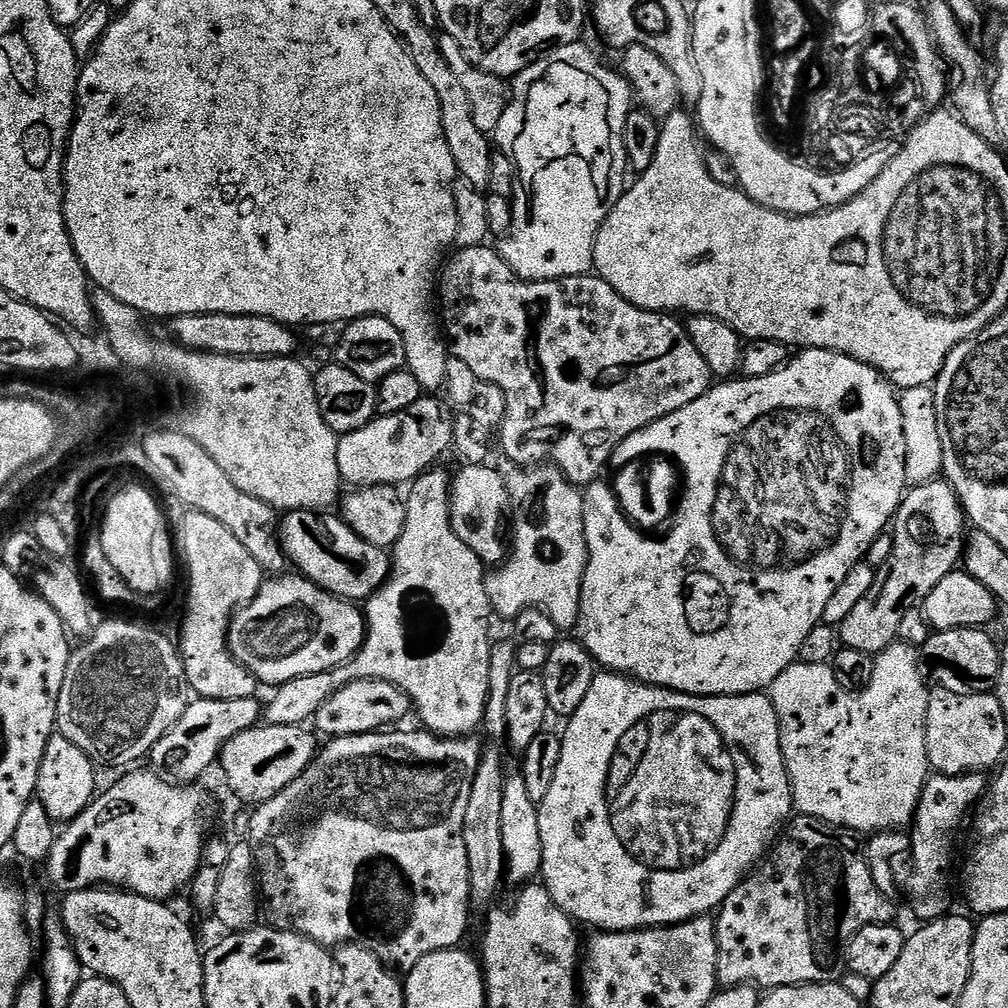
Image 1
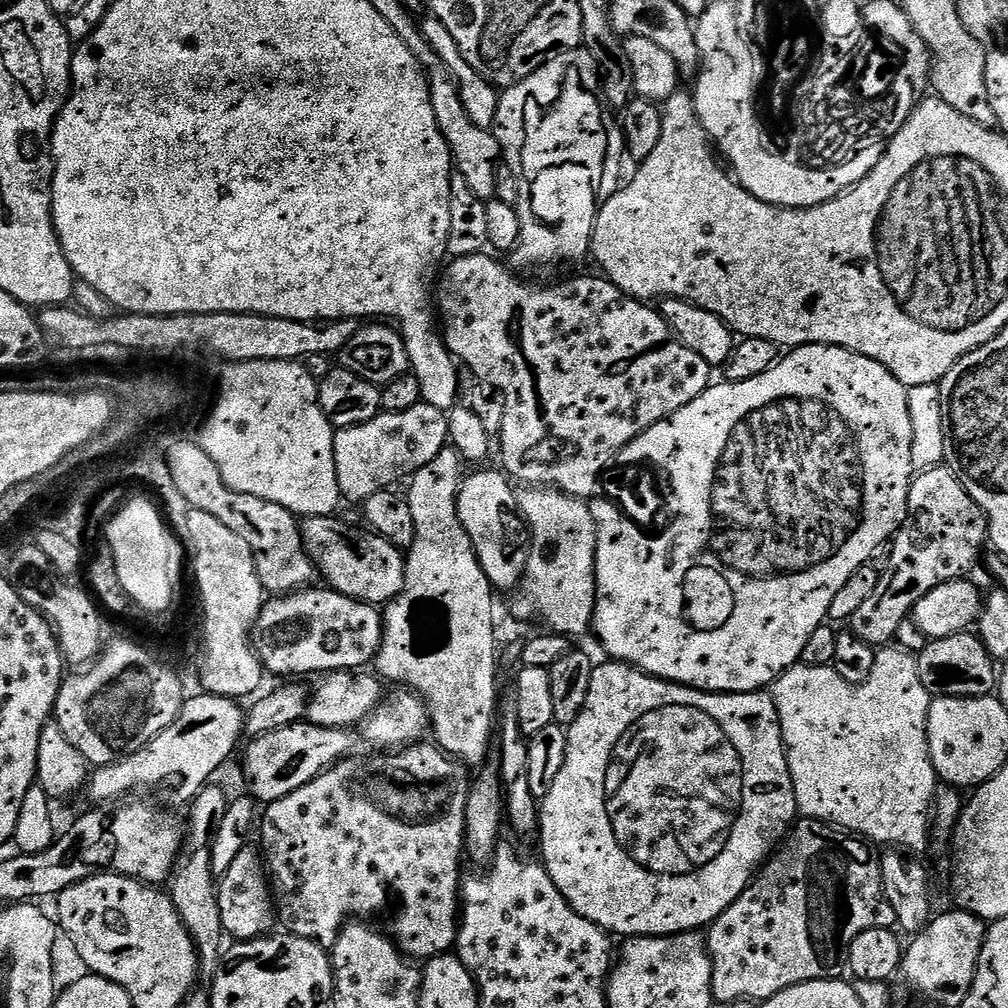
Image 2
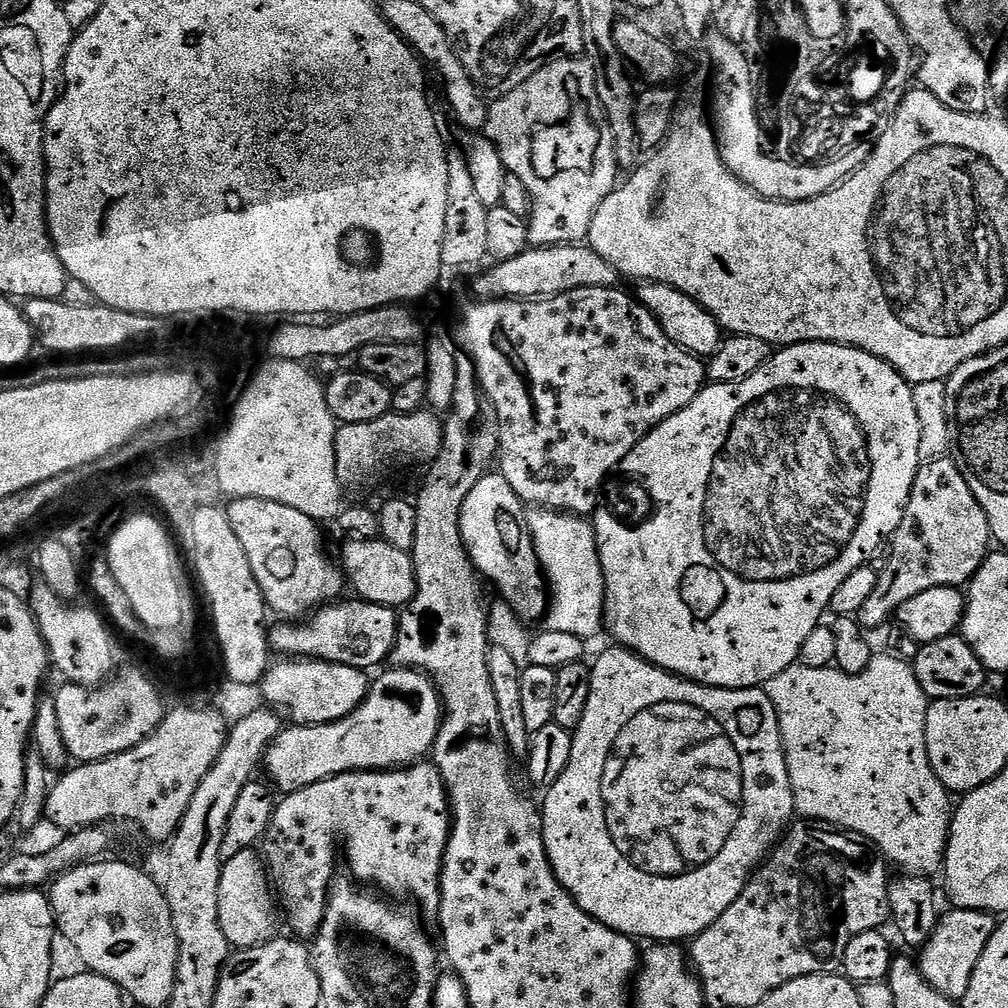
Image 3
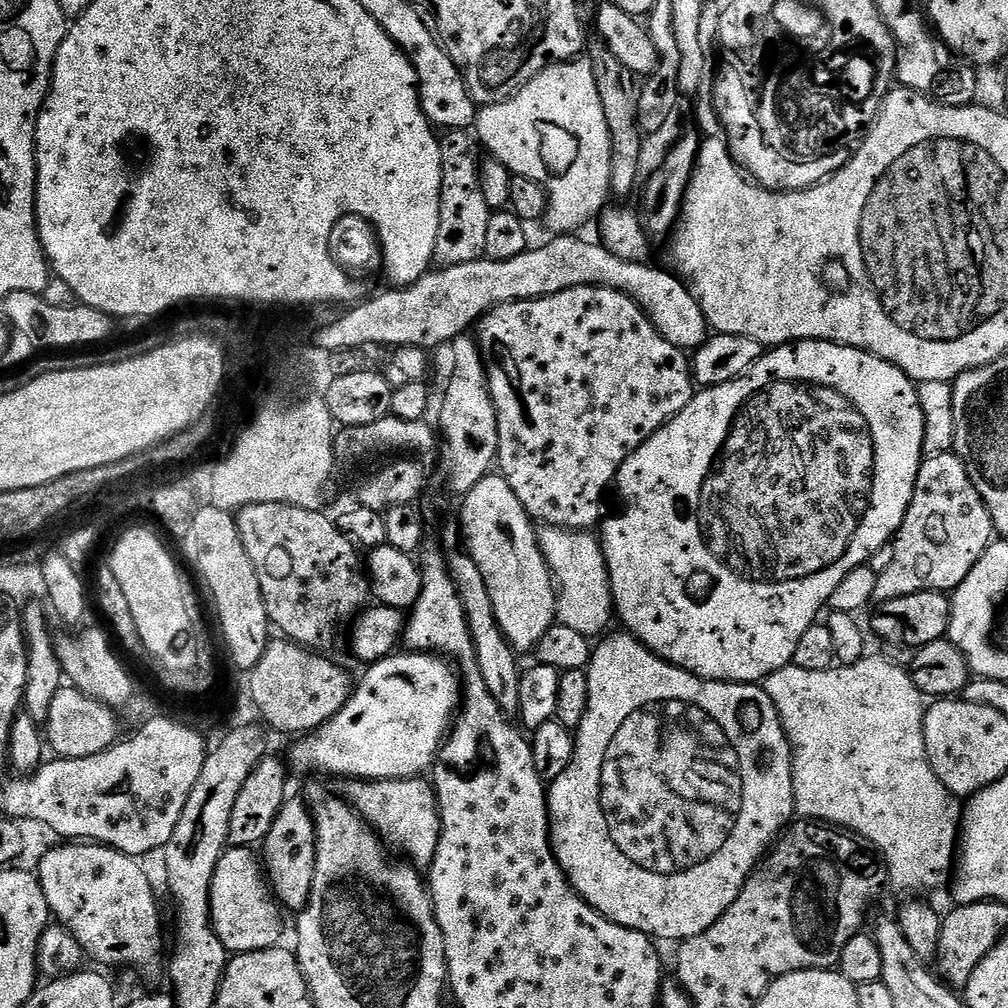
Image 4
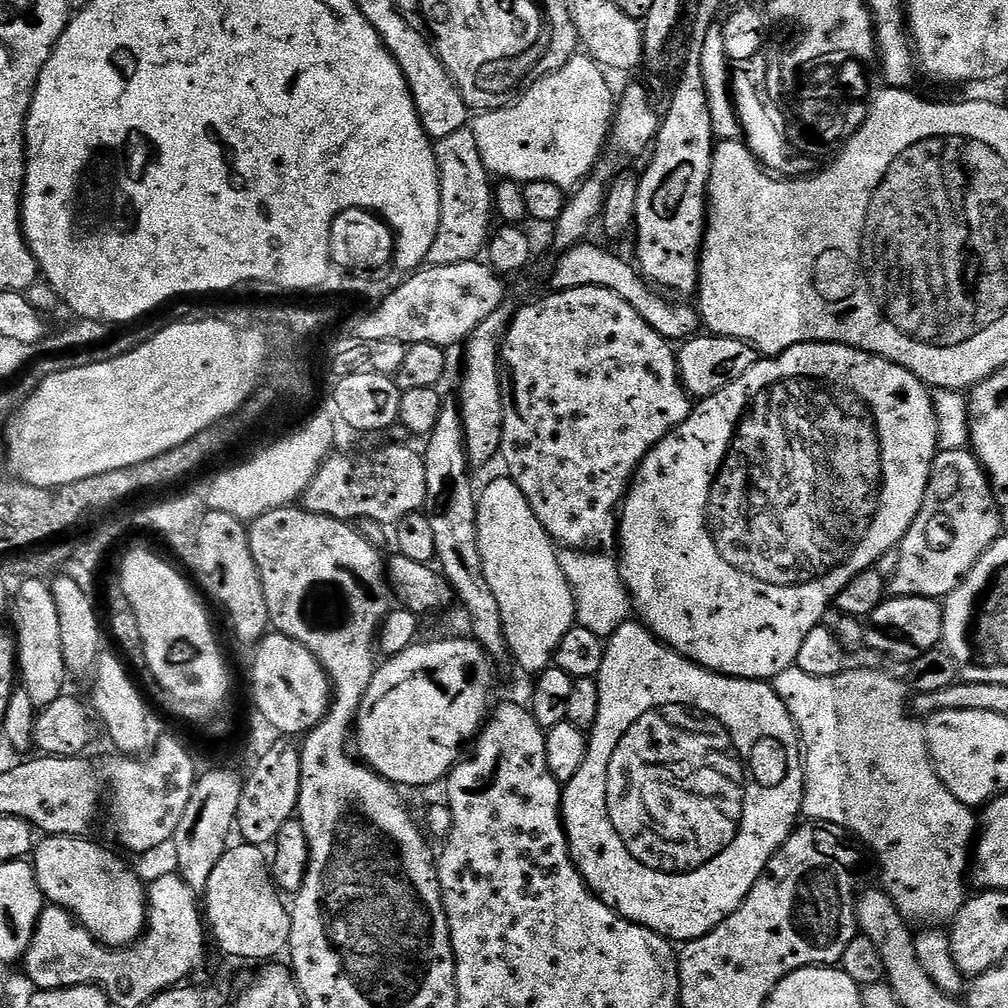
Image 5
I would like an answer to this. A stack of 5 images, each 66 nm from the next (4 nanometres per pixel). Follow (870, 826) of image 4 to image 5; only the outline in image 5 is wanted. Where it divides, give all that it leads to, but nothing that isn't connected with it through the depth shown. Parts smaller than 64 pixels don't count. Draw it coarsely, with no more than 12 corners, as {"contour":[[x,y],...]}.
{"contour":[[872,668],[771,681],[803,815],[870,849],[905,920],[966,899],[977,813]]}

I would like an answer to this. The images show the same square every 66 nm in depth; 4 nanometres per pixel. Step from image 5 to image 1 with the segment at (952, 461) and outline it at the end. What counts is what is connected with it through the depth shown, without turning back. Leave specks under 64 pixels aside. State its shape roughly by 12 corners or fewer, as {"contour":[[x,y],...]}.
{"contour":[[937,478],[909,487],[890,558],[838,626],[879,654],[957,571],[966,517]]}

